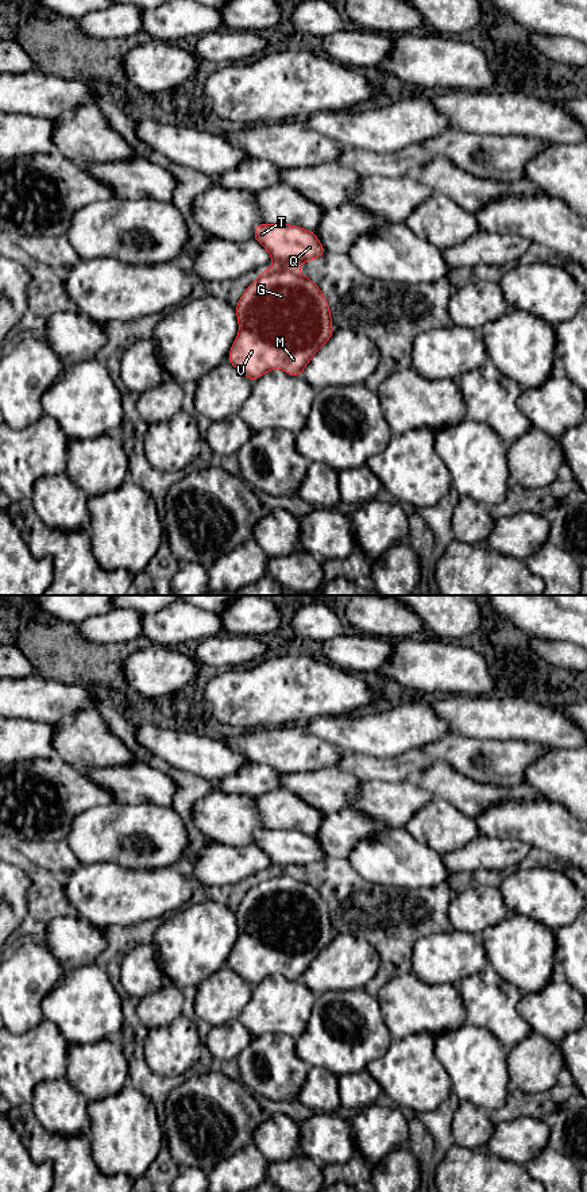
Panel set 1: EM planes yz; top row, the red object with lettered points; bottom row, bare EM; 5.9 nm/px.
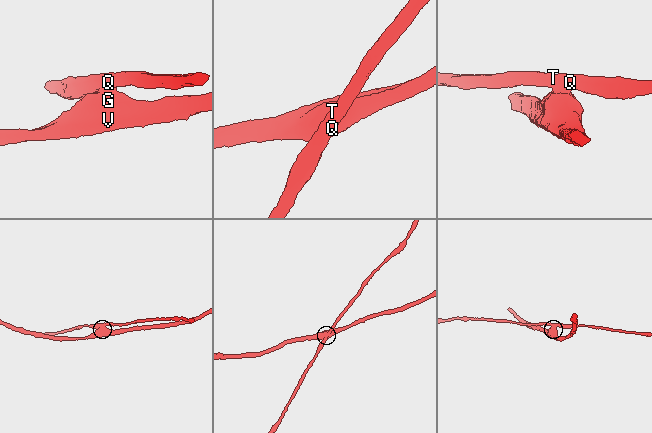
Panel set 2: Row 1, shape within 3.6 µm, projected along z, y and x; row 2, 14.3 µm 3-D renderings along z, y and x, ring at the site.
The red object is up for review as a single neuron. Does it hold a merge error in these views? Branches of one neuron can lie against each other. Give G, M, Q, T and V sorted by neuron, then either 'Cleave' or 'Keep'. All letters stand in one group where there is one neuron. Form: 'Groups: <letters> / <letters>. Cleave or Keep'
Groups: G M V / Q T. Cleave

